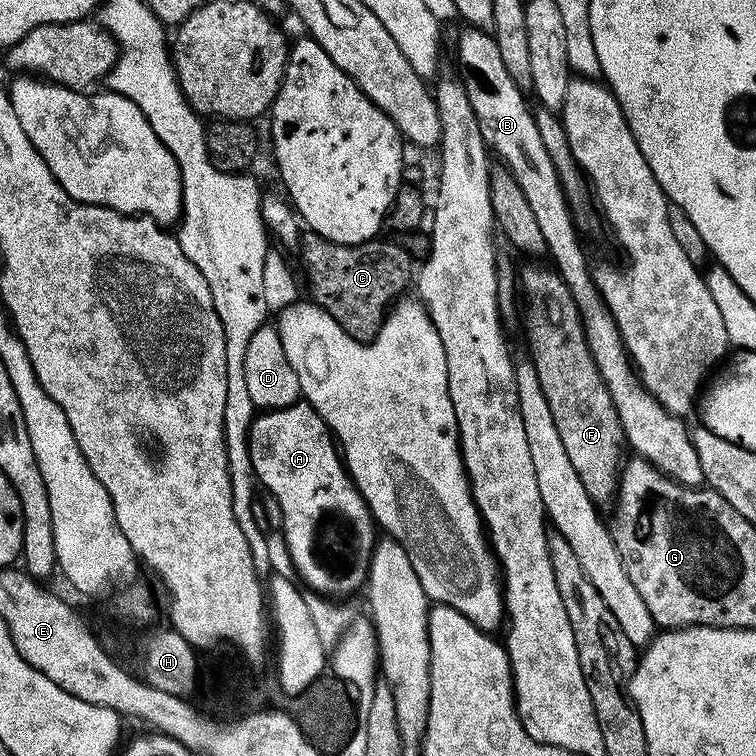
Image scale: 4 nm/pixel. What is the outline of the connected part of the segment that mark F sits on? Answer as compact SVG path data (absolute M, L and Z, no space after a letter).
M528 262L528 265L524 269L521 267L518 272L518 292L522 300L524 296L524 332L528 335L529 352L527 355L538 370L538 382L542 382L542 394L546 394L550 415L554 417L554 427L562 438L562 447L565 448L570 463L574 470L578 470L578 478L582 478L582 486L586 486L586 494L590 494L590 498L597 502L611 501L615 497L622 471L620 447L623 449L626 444L624 428L584 340L580 311L566 282L555 267L540 263L544 262Z

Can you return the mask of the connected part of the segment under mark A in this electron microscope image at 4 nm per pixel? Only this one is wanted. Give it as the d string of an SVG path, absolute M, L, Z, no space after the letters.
M297 402L291 408L264 410L252 422L250 434L248 435L248 445L250 446L250 462L252 463L252 469L256 472L257 481L263 485L266 491L274 494L274 498L278 498L278 506L282 506L282 518L284 519L282 533L285 545L288 547L289 558L292 562L295 575L300 575L312 587L311 591L313 593L325 598L346 598L342 596L348 596L351 592L358 591L359 588L361 591L365 587L368 578L368 568L372 565L372 552L376 549L376 541L378 539L378 525L372 519L372 512L368 509L367 502L365 502L362 494L356 489L356 483L348 475L348 470L344 466L341 453L338 451L338 444L334 439L334 433L328 427L327 422L306 402Z

